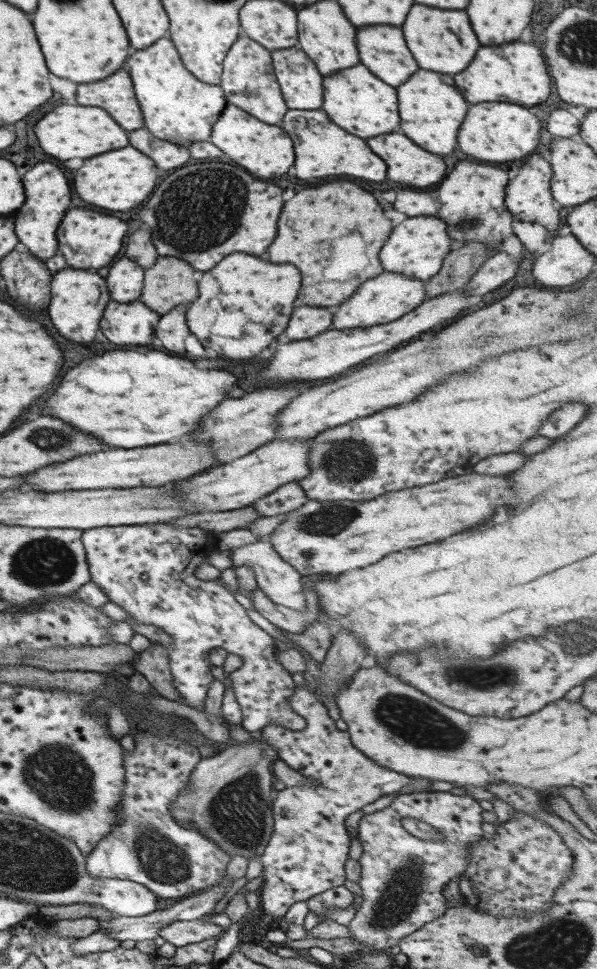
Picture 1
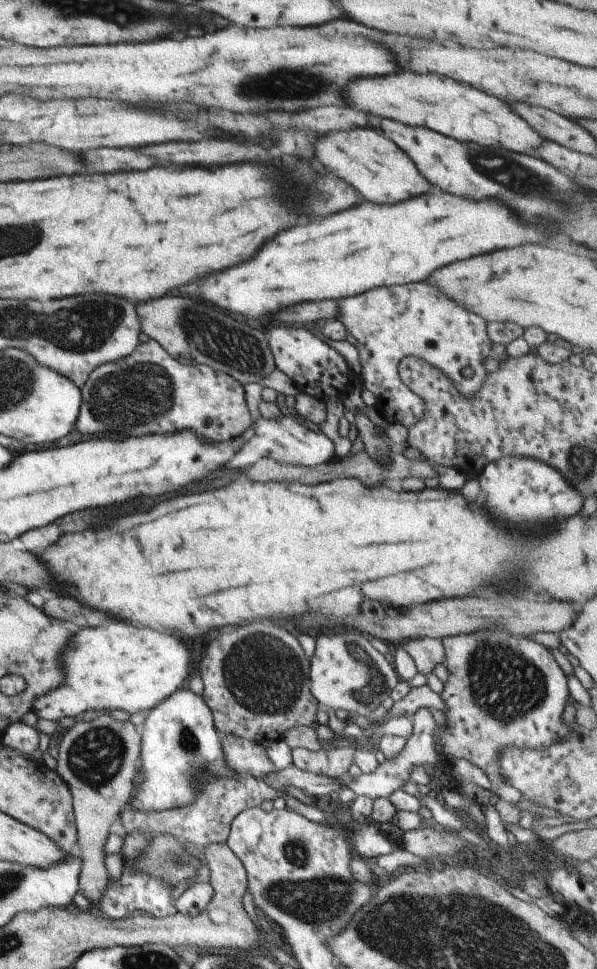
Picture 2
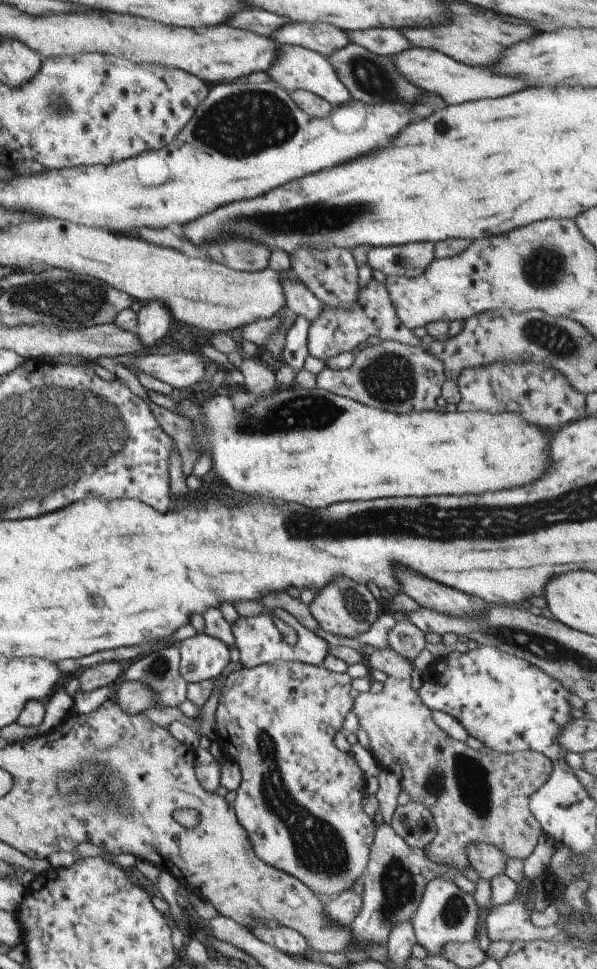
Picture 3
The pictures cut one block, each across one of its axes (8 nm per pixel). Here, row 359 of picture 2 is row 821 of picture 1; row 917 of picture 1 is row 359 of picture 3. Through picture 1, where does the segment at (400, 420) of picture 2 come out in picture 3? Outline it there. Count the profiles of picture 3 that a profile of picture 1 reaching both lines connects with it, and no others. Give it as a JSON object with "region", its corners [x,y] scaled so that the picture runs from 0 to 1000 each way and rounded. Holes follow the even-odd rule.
{"region":[[[638,352],[596,360],[583,380],[558,382],[543,378],[528,387],[528,400],[593,413],[608,419],[675,427],[730,423],[729,411],[737,409],[744,392],[742,376],[704,357]]]}

